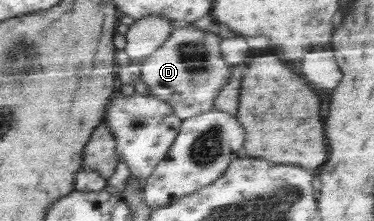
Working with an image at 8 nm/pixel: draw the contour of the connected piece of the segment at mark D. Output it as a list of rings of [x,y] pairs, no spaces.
[[[180,24],[174,28],[177,35],[170,35],[167,41],[159,50],[143,59],[141,64],[142,82],[148,87],[147,93],[154,95],[168,103],[182,120],[205,113],[215,107],[215,101],[219,89],[229,81],[229,69],[219,53],[219,37],[213,33],[203,33],[199,27]]]

